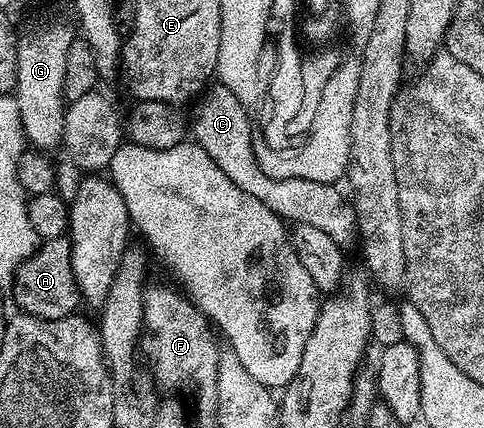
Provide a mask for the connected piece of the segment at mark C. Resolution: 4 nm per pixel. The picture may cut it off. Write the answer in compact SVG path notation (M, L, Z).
M219 82L211 83L199 99L200 106L194 118L193 139L210 156L218 168L226 173L244 192L254 196L270 208L284 221L300 225L302 223L320 228L341 248L355 243L356 210L351 201L338 190L333 183L305 180L302 177L269 179L269 176L254 156L252 140L252 122L245 106L230 88Z

